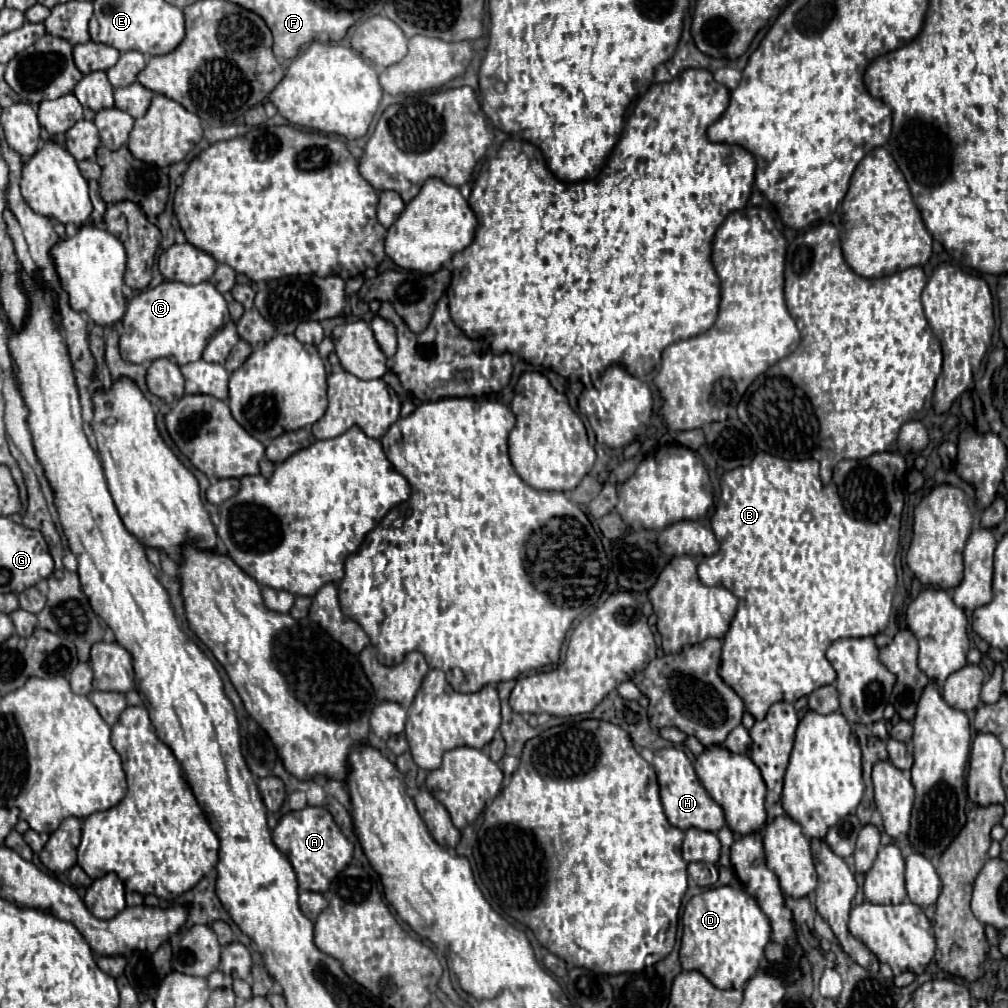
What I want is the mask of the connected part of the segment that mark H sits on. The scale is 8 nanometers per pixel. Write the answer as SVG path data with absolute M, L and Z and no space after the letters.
M662 748L654 752L654 762L652 762L656 774L658 774L658 784L660 784L660 800L664 806L664 814L668 822L680 830L686 828L702 828L708 832L718 832L726 820L722 808L708 796L708 792L702 788L694 766L690 758L686 756L684 750L678 748Z

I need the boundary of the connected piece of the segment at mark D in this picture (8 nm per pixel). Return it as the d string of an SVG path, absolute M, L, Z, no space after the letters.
M716 886L688 900L682 914L682 970L702 972L716 988L742 990L764 960L764 948L770 942L770 920L758 902L742 888Z

